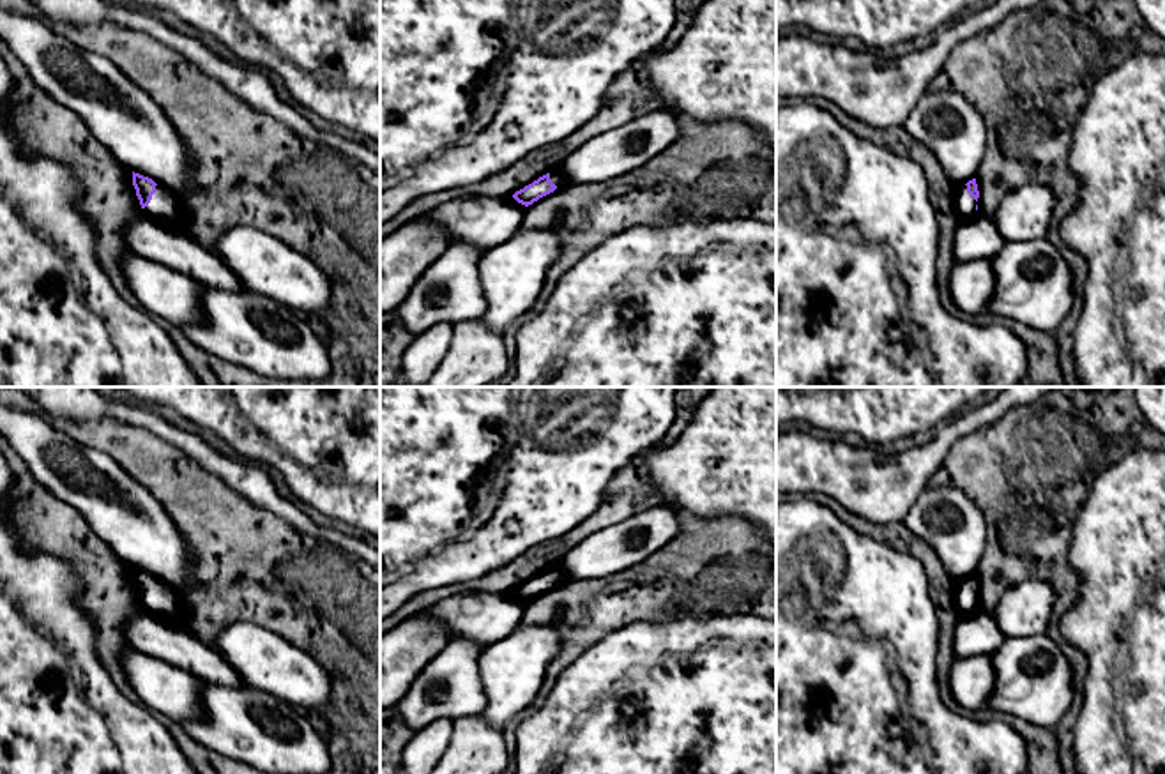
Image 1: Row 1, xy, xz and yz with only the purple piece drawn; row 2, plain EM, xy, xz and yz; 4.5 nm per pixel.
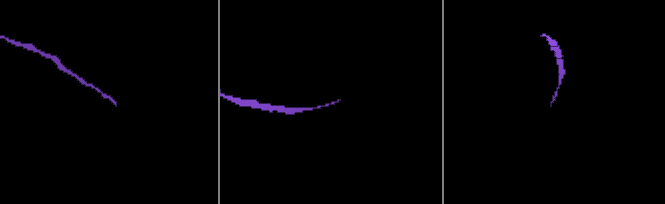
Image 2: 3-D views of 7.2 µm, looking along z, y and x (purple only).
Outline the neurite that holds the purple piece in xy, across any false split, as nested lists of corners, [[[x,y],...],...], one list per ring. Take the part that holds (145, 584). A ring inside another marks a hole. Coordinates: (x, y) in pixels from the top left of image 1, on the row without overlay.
[[[134,567],[133,581],[145,610],[159,615],[168,624],[184,627],[182,604],[175,588]]]

